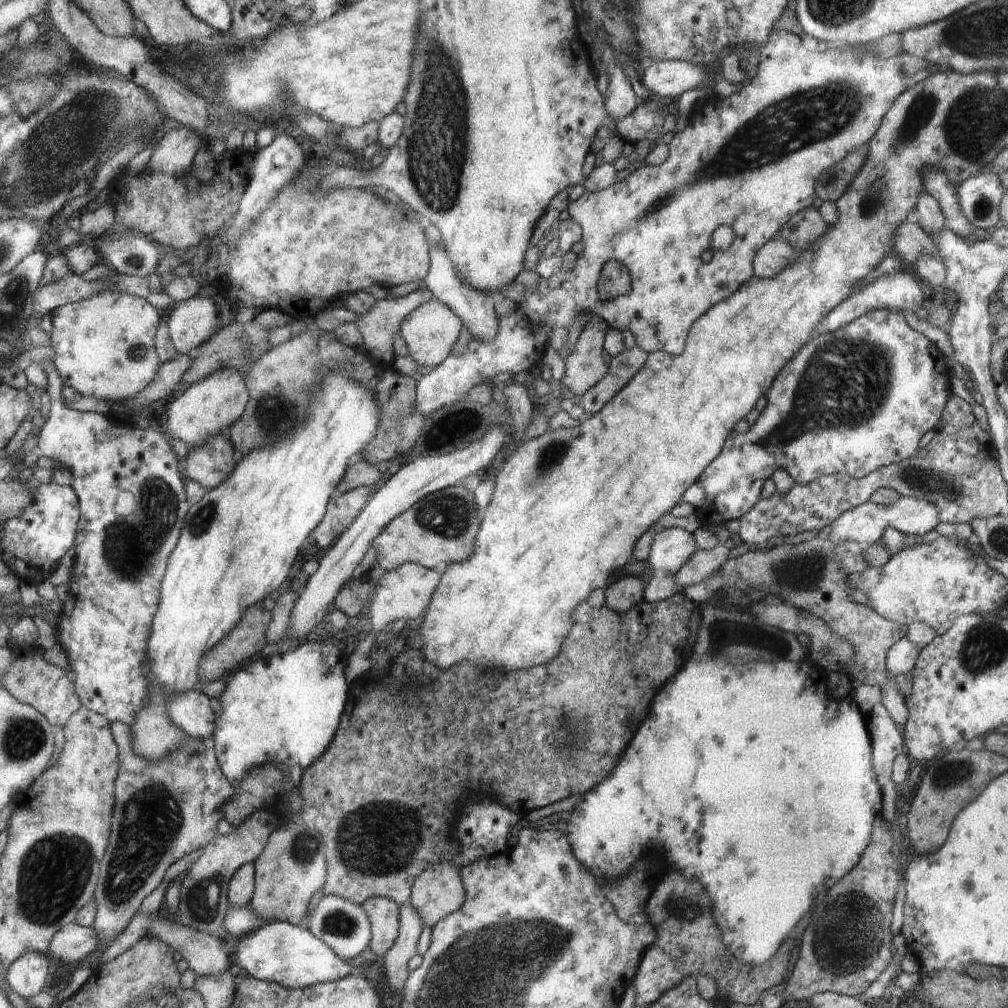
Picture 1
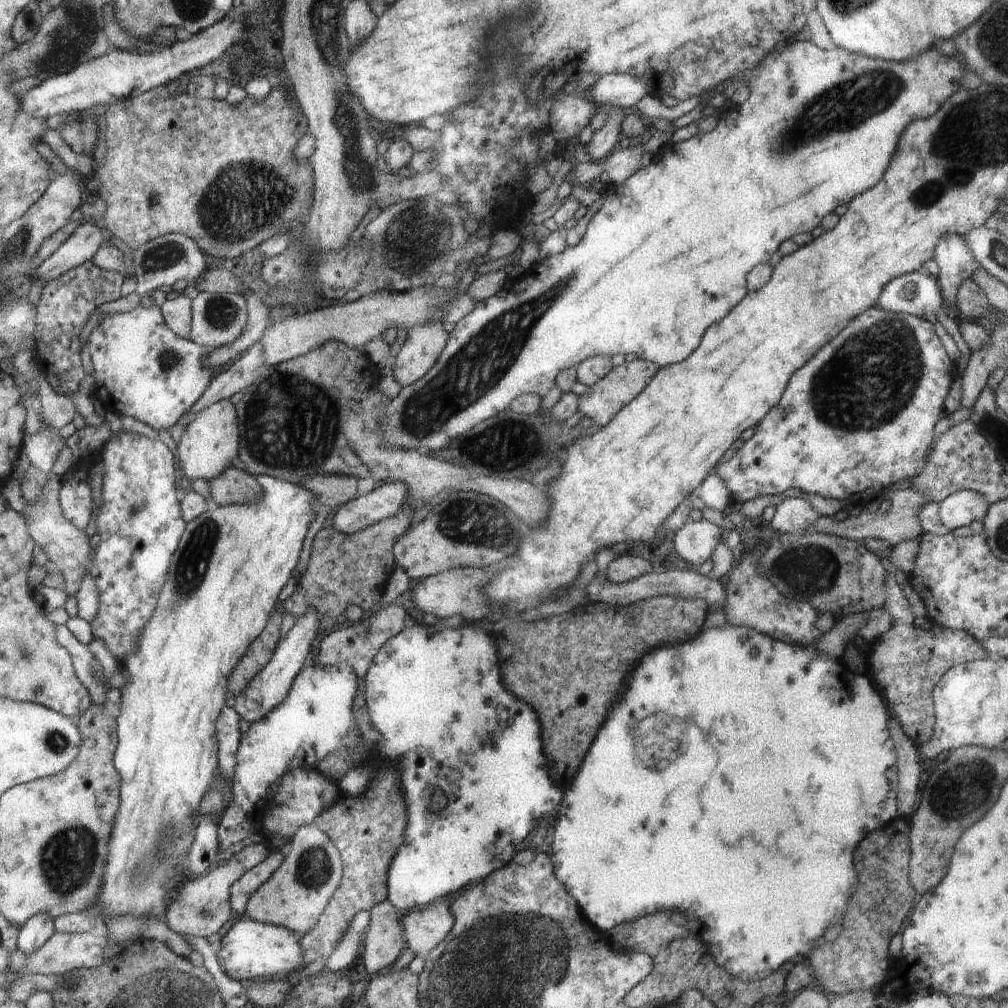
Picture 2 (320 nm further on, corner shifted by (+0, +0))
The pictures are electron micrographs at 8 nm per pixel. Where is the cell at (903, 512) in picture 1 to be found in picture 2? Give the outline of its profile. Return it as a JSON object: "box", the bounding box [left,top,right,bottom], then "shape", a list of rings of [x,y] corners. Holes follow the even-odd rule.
{"box":[941,490,991,529],"shape":[[[961,490],[948,495],[941,503],[941,521],[950,529],[965,527],[984,518],[991,505],[986,497],[973,490]]]}

